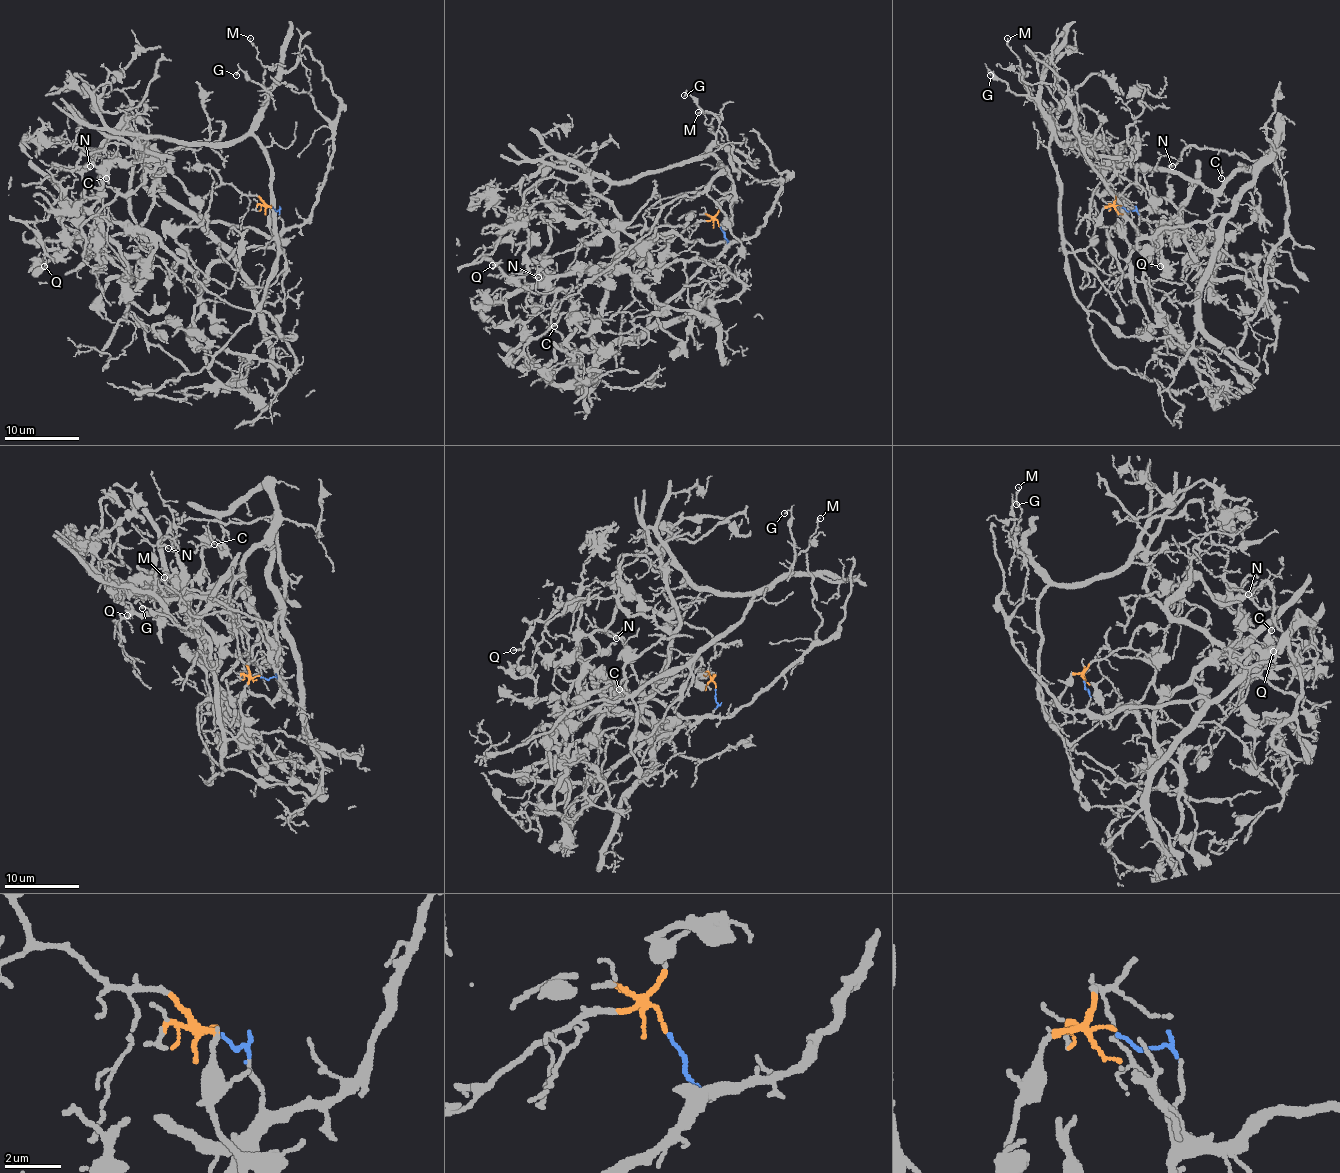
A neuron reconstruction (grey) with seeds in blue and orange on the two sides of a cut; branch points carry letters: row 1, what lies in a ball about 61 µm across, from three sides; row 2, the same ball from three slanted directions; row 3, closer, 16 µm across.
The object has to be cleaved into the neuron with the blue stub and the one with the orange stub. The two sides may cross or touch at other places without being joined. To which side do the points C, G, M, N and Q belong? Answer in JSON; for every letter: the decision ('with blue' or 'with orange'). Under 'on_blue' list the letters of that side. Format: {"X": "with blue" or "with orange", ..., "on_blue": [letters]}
{"C": "with blue", "G": "with orange", "M": "with orange", "N": "with blue", "Q": "with blue", "on_blue": ["C", "N", "Q"]}

